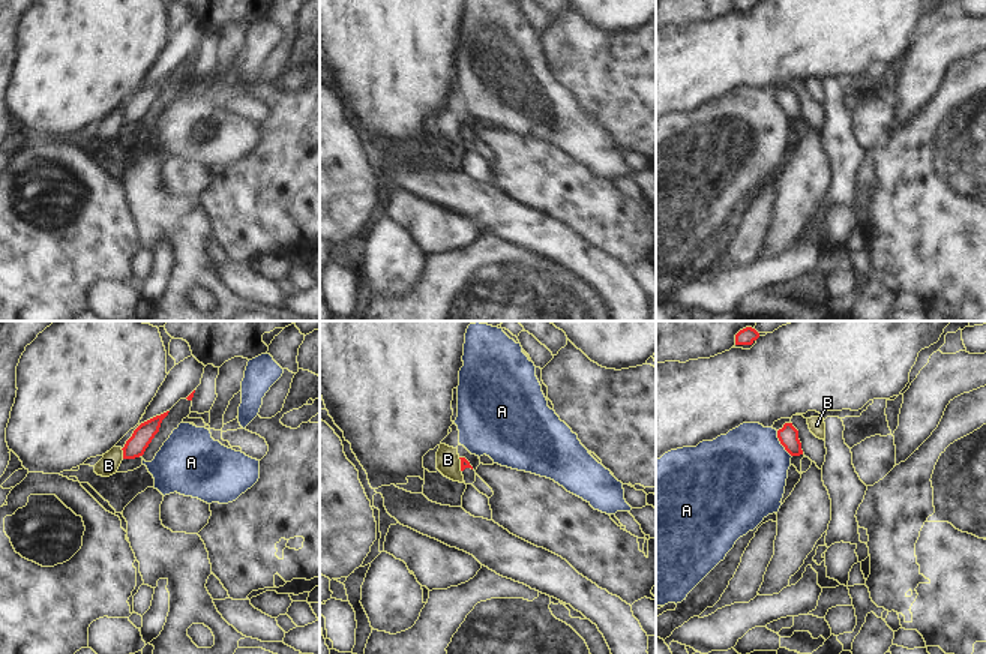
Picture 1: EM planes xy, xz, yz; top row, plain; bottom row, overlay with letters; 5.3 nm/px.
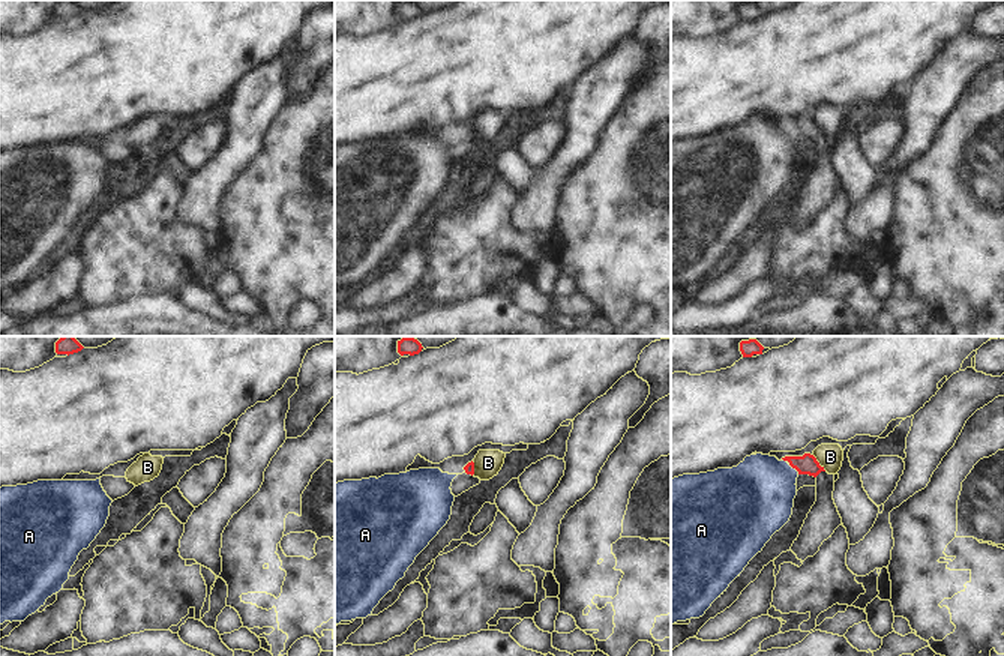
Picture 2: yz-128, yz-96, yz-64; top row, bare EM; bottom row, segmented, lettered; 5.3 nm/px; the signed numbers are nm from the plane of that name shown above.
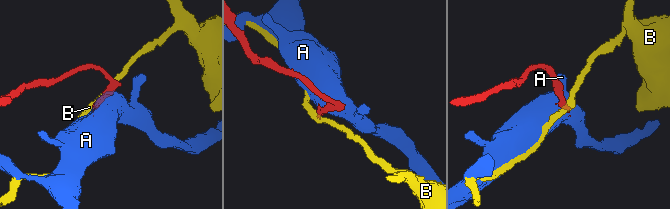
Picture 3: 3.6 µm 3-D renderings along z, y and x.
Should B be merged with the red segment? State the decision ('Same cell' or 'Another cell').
Another cell

